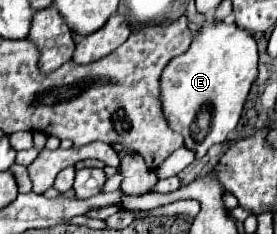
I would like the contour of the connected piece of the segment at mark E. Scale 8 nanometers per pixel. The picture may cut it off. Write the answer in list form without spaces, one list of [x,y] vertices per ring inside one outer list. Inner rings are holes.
[[[208,21],[196,33],[190,49],[184,55],[174,57],[166,65],[162,73],[164,115],[168,119],[168,125],[184,137],[184,147],[196,153],[196,159],[204,157],[212,145],[224,143],[228,133],[236,129],[250,85],[258,75],[256,63],[258,49],[254,37],[250,37],[244,29],[236,27],[234,23]],[[206,105],[210,107],[212,113],[210,131],[204,137],[204,141],[196,143],[192,139],[190,125],[196,121],[196,115]]]

